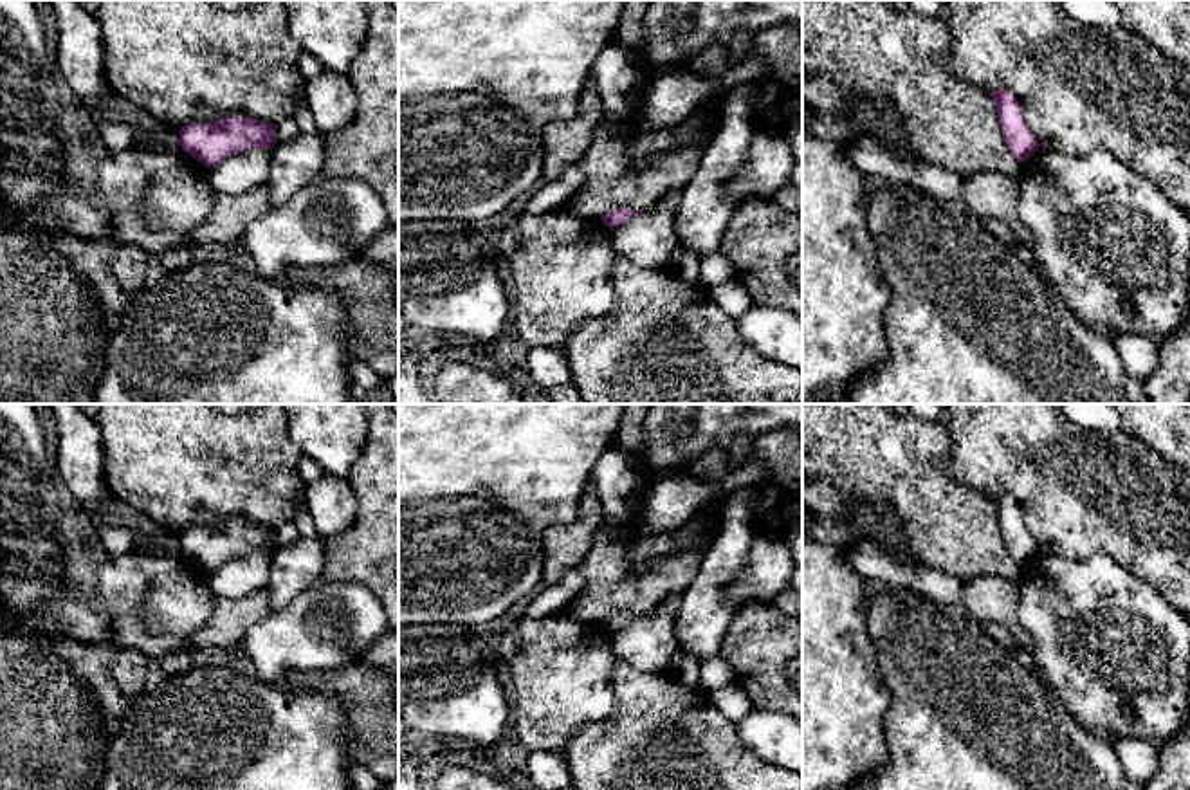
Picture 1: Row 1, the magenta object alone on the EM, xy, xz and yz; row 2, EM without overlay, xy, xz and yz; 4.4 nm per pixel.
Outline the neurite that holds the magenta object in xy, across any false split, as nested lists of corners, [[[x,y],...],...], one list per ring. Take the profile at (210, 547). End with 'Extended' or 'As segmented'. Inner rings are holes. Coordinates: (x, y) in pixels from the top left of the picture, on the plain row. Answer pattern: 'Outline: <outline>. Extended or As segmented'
Outline: [[[233,519],[215,527],[189,527],[178,534],[180,550],[193,563],[211,572],[225,561],[251,552],[272,554],[278,528]]]. As segmented

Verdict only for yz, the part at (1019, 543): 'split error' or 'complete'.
complete

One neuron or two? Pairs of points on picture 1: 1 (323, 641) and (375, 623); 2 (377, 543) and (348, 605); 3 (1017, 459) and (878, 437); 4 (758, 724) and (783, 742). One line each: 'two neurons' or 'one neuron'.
1: one neuron
2: two neurons
3: two neurons
4: one neuron

